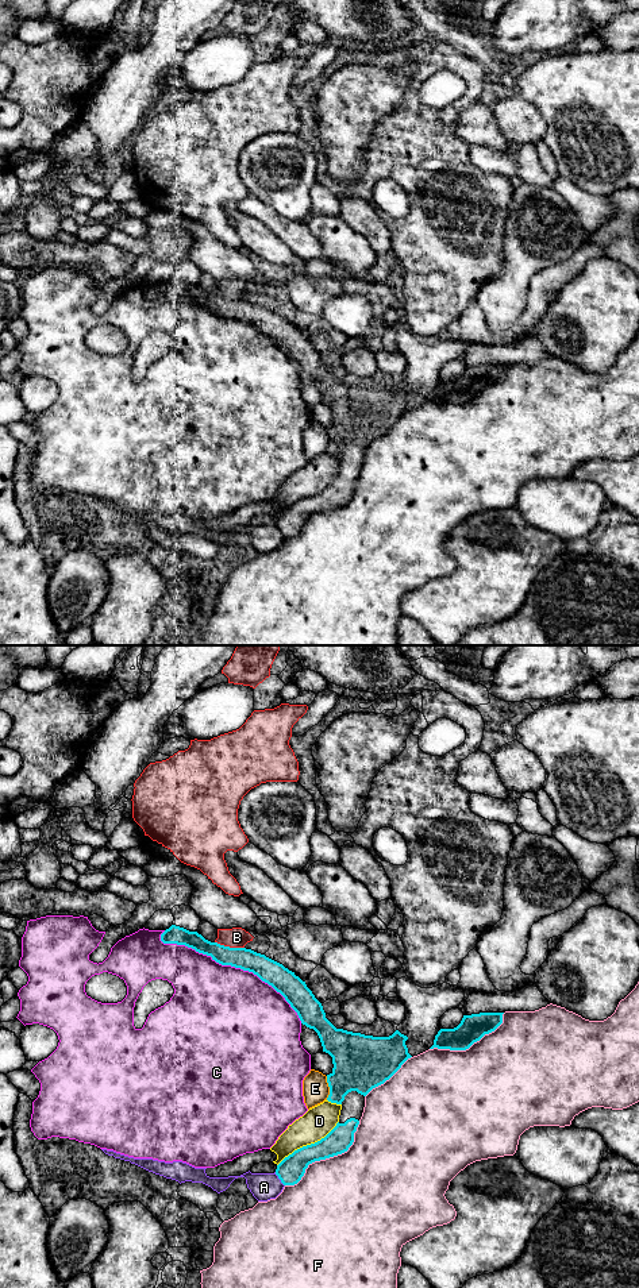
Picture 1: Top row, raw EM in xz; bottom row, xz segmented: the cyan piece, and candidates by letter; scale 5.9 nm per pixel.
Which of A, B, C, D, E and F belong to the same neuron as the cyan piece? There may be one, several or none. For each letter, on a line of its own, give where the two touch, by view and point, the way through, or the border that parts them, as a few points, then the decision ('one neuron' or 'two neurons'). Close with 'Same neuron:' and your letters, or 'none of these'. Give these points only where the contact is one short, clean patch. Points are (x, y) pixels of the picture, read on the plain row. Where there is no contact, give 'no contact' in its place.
A: meets cyan in xz at (278, 529); two neurons
B: meets cyan in xz at (228, 299); border along xz (215, 293), (223, 297), (243, 300); two neurons
C: meets cyan in xz at (233, 317); two neurons
D: meets cyan in xz at (308, 497); two neurons
E: meets cyan in xz at (330, 440); two neurons
F: meets cyan in xz at (327, 509); two neurons
Same neuron: none of these

